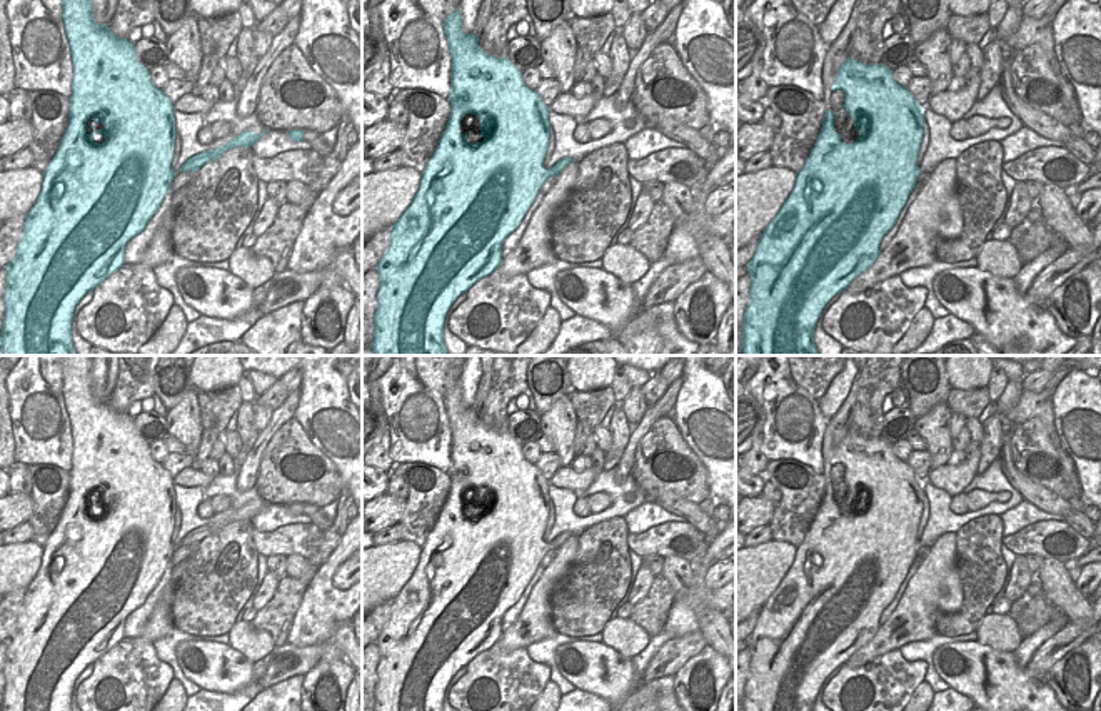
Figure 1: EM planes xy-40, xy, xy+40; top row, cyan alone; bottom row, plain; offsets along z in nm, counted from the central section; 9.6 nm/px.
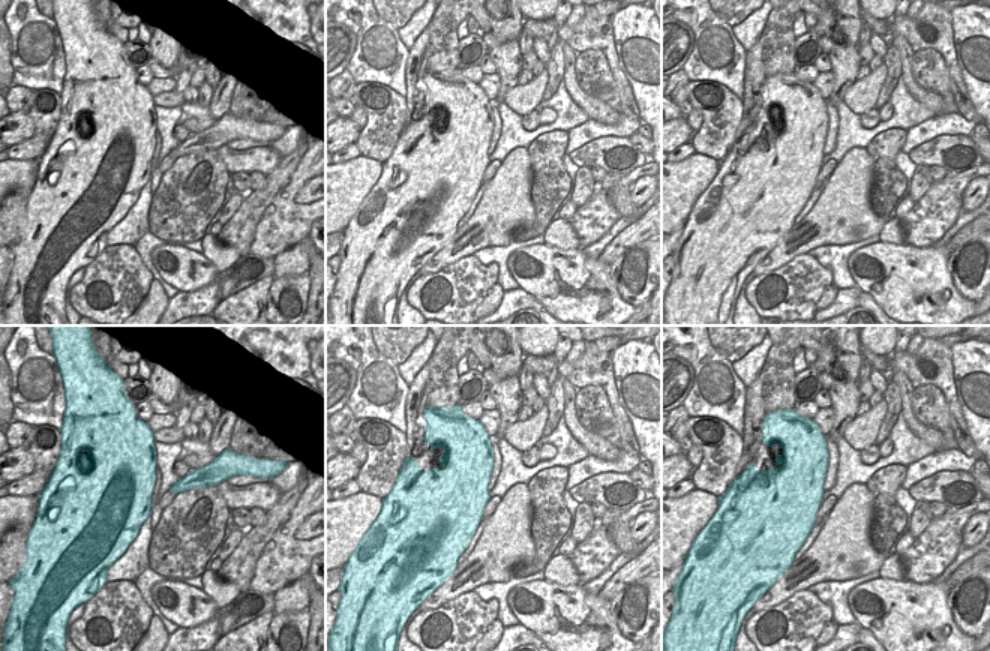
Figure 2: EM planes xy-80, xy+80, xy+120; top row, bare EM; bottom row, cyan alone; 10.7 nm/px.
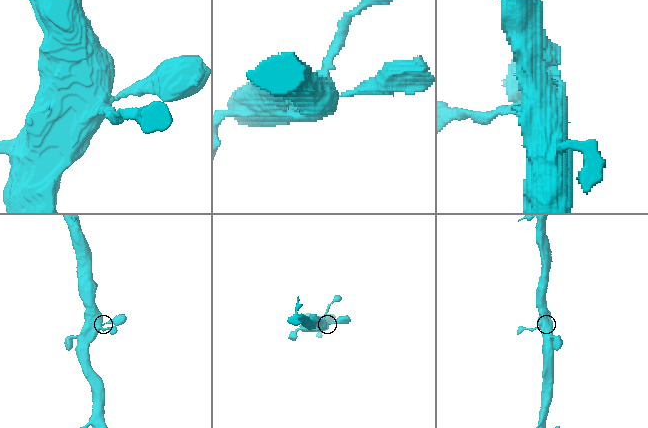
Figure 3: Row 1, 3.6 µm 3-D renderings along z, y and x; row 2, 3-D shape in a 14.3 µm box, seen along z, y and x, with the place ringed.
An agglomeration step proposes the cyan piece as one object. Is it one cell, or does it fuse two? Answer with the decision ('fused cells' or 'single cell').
single cell

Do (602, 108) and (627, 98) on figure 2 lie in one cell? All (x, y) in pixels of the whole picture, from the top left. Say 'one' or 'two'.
two

